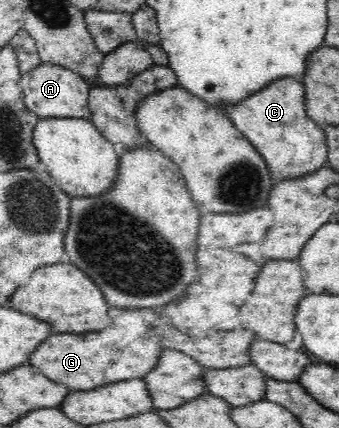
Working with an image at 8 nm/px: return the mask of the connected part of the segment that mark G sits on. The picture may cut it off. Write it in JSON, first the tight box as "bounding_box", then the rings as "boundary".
{"bounding_box":[30,306,167,391],"boundary":[[[163,306],[146,309],[112,309],[112,325],[95,332],[60,333],[46,337],[30,357],[33,365],[52,381],[70,390],[86,391],[119,381],[142,378],[164,351],[162,339],[167,331],[158,327],[157,317]]]}

